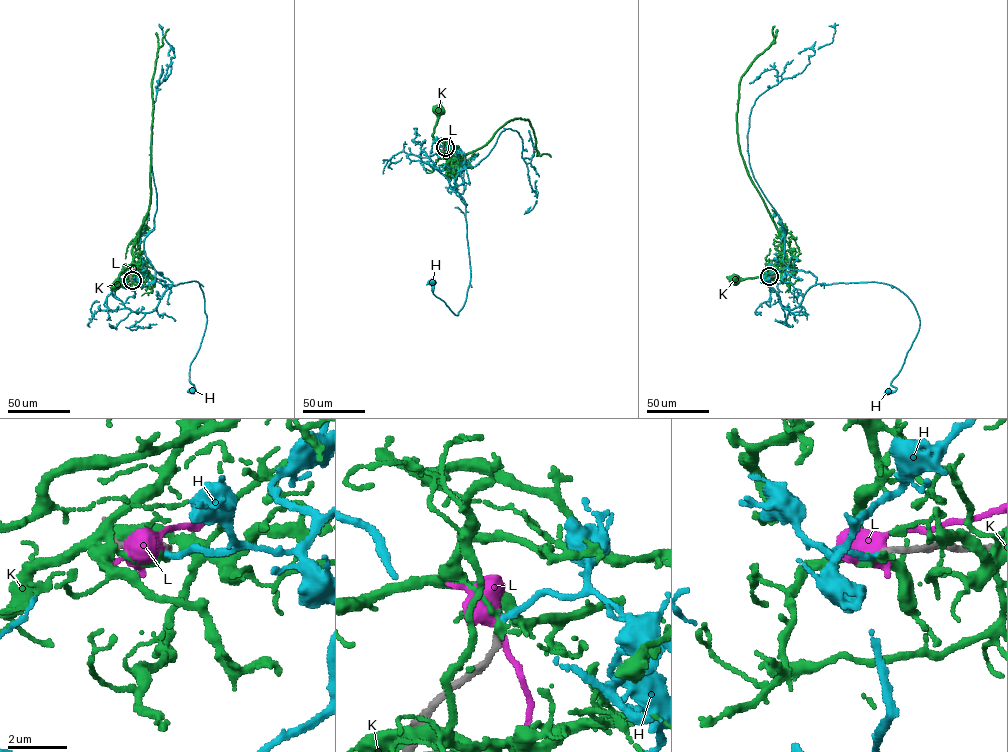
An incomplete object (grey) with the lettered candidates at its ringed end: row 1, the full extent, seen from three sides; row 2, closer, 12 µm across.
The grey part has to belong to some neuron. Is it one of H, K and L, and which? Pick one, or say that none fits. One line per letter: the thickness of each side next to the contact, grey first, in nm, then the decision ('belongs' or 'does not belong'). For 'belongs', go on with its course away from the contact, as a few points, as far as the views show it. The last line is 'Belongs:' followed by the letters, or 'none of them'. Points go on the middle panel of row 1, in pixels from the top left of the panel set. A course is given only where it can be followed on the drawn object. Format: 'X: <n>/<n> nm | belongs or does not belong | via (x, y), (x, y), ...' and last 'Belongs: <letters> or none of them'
H: 220/200 nm | belongs | via (445, 148), (465, 159), (459, 196), (466, 204), (470, 279), (458, 314), (434, 294), (432, 281)
K: 240/240 nm | does not belong
L: 220/480 nm | does not belong
Belongs: H

